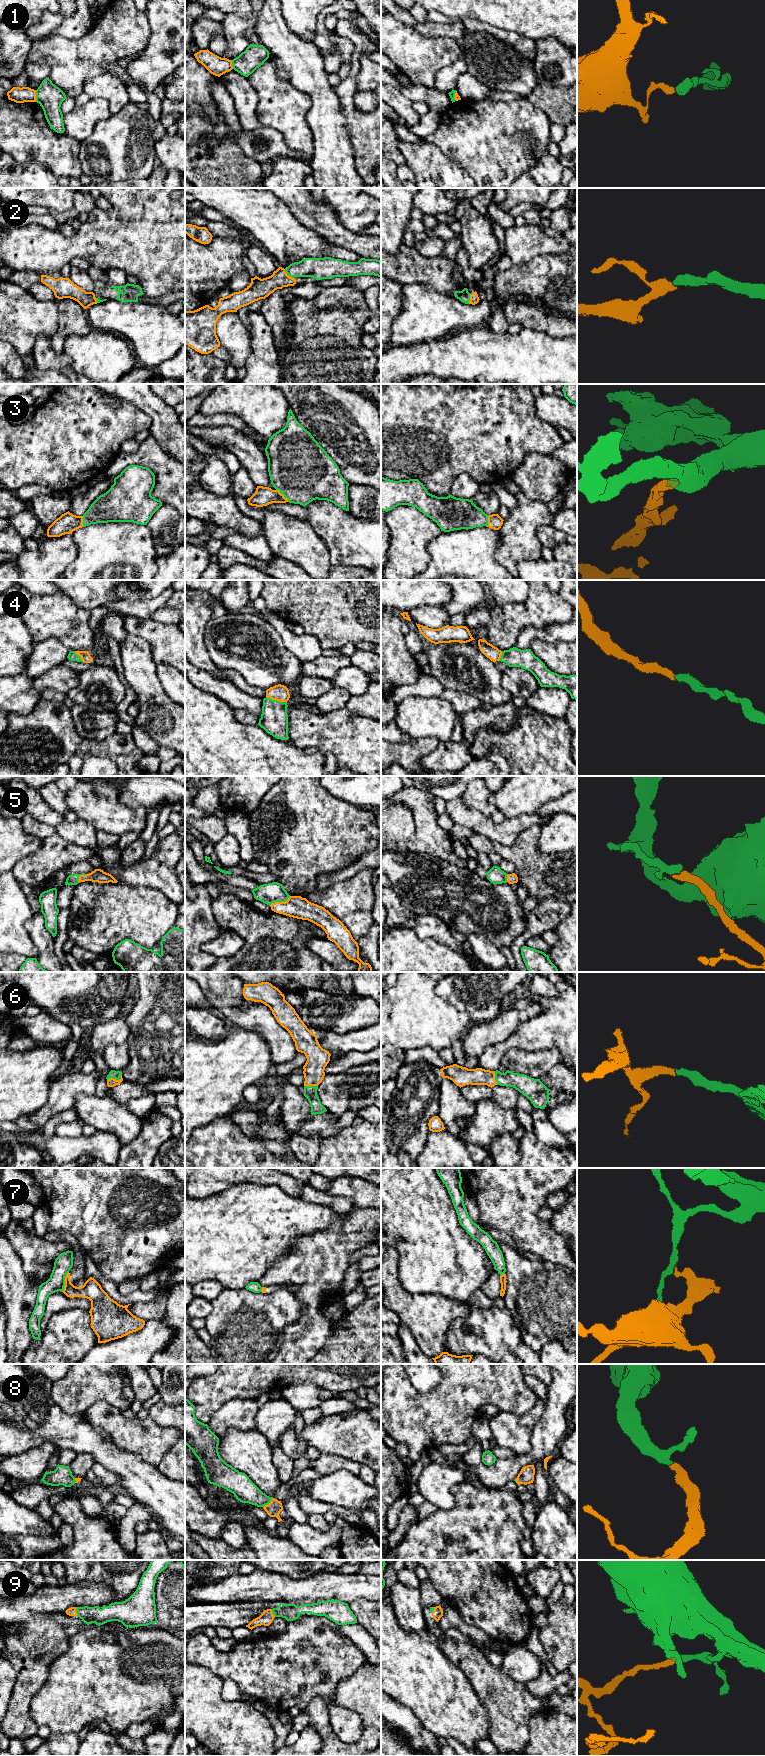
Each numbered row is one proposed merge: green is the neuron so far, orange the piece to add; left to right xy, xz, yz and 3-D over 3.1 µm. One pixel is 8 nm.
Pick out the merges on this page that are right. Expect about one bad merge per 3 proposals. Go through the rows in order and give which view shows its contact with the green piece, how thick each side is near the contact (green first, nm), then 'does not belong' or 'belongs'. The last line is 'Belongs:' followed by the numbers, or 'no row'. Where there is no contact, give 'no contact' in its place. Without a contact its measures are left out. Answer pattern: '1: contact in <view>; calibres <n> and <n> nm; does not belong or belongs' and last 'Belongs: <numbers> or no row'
1: contact in xy; calibres 200 and 130 nm; does not belong
2: contact in xz; calibres 170 and 160 nm; belongs
3: contact in xz; calibres 480 and 160 nm; belongs
4: contact in xz; calibres 220 and 130 nm; belongs
5: contact in xz; calibres 160 and 180 nm; belongs
6: contact in xy; calibres 70 and 70 nm; belongs
7: contact in xy; calibres 150 and 160 nm; does not belong
8: contact in xz; calibres 180 and 120 nm; belongs
9: contact in xy; calibres 140 and 70 nm; belongs
Belongs: 2, 3, 4, 5, 6, 8, 9

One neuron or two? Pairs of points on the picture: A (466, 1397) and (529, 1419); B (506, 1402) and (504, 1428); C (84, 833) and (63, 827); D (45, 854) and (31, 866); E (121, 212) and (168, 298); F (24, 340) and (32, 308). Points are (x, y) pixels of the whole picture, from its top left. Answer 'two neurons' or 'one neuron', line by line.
A: two neurons
B: two neurons
C: one neuron
D: one neuron
E: two neurons
F: one neuron

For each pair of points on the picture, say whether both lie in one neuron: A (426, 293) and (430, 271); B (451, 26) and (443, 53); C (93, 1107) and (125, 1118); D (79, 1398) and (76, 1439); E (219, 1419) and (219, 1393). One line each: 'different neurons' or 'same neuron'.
A: different neurons
B: different neurons
C: same neuron
D: different neurons
E: different neurons

